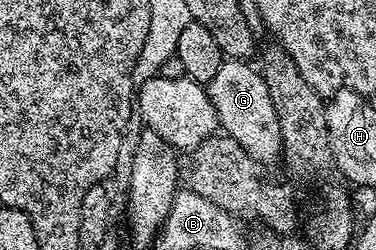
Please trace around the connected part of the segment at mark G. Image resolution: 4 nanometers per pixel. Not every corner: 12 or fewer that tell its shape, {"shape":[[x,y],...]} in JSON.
{"shape":[[225,59],[207,90],[220,130],[255,161],[282,158],[279,113],[252,62]]}

